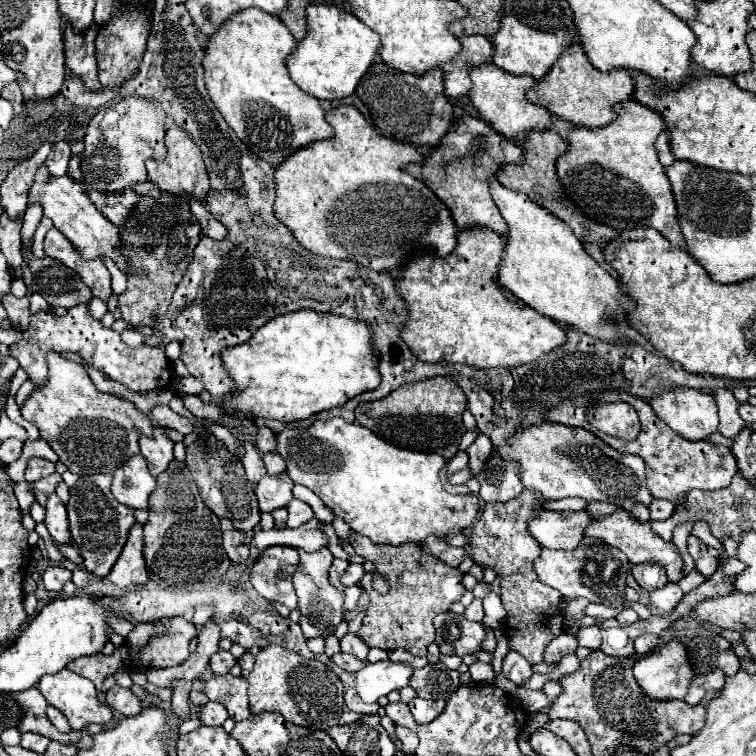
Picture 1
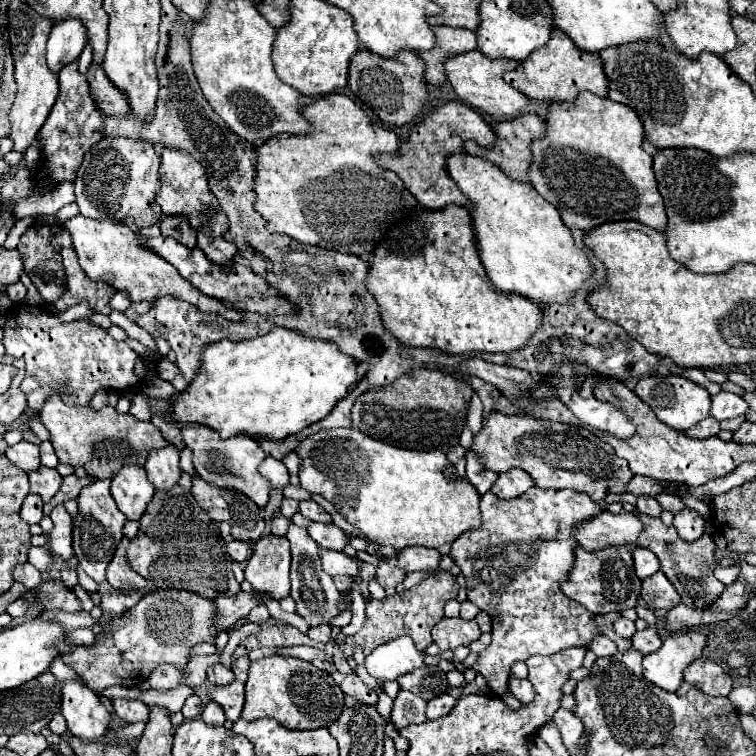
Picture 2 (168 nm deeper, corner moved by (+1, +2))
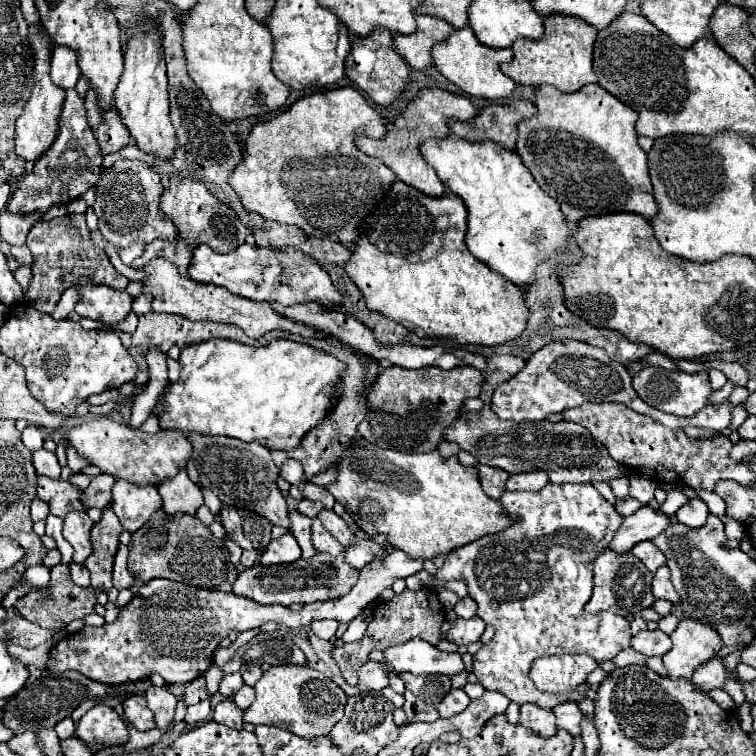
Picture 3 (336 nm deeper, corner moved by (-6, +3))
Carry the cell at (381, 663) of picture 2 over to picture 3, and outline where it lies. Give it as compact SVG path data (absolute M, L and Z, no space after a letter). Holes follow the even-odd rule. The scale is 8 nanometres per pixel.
M420 638L390 646L384 650L384 656L396 674L412 672L412 674L454 676L464 670L464 662L460 654L442 652L436 646L422 642Z

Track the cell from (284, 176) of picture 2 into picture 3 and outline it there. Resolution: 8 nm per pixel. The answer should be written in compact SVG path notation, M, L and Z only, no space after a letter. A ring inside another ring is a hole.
M350 86L310 94L294 102L286 112L268 122L258 122L246 142L246 156L242 164L232 172L230 186L238 192L242 206L248 212L260 214L264 220L278 224L292 224L302 228L308 236L340 242L346 248L358 242L360 226L376 206L376 200L384 198L390 186L396 182L396 174L380 160L366 156L356 146L356 136L380 138L386 136L382 116L368 106L362 94Z

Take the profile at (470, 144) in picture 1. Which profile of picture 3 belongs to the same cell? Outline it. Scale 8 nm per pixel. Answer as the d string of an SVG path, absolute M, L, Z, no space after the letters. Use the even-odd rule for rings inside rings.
M426 88L406 106L406 112L392 124L392 130L390 130L390 124L388 124L388 134L382 140L372 140L372 138L364 136L364 138L356 138L356 146L364 154L384 162L404 184L420 190L426 196L438 198L438 196L442 196L446 192L446 186L438 178L434 168L424 160L424 156L420 152L420 146L428 138L446 138L446 136L450 136L448 124L452 120L468 122L476 114L478 114L476 106L466 96L450 94L450 92L438 90L438 88Z

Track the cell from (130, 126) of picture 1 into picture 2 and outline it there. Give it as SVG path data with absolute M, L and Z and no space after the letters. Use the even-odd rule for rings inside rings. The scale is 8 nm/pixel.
M103 137L85 155L77 179L75 195L81 215L91 219L133 219L137 227L151 227L161 221L163 213L155 203L155 193L159 191L159 163L161 157L157 149L143 141L133 141L125 137Z

